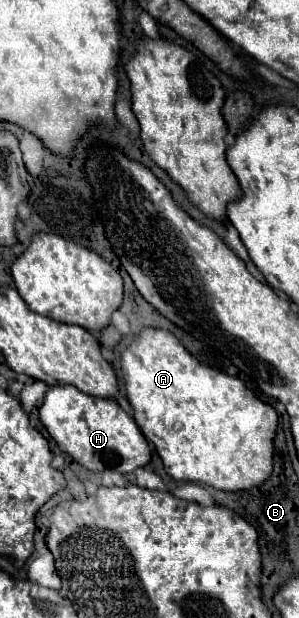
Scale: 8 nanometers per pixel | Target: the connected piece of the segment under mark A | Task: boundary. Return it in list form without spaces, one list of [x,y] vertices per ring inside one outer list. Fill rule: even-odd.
[[[152,327],[142,329],[124,351],[122,373],[128,401],[134,407],[134,421],[144,437],[154,443],[166,473],[176,481],[204,483],[220,491],[242,491],[252,489],[270,477],[278,415],[274,407],[262,403],[238,377],[202,365],[170,331]]]

